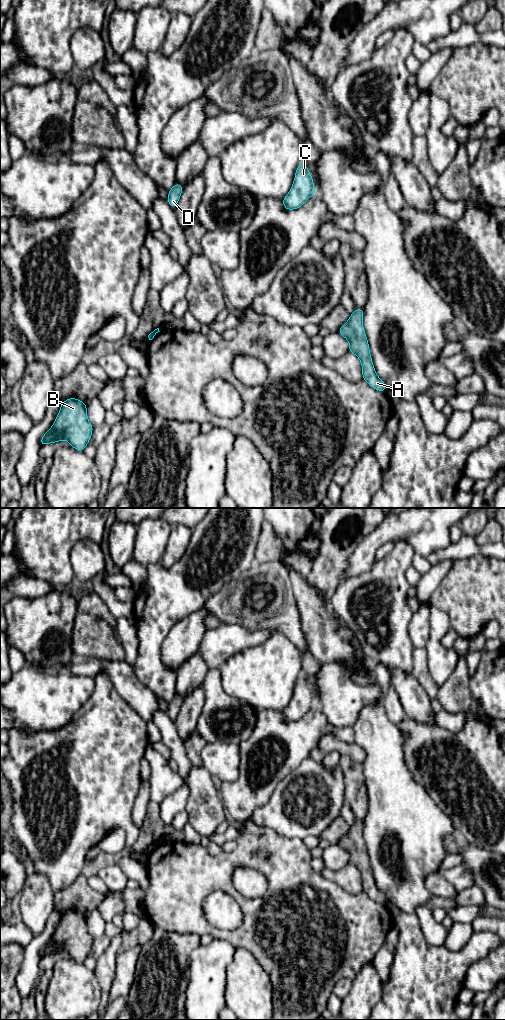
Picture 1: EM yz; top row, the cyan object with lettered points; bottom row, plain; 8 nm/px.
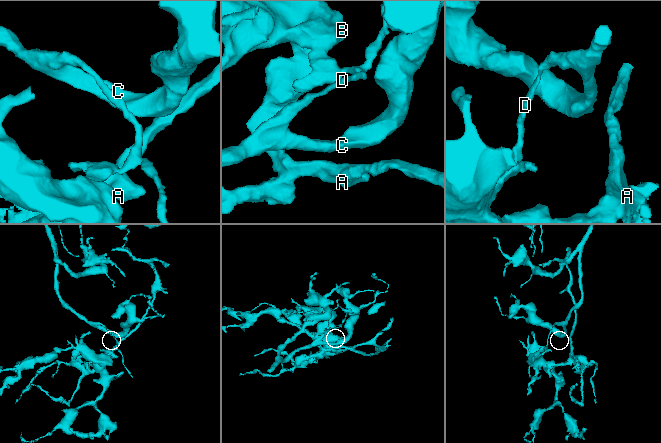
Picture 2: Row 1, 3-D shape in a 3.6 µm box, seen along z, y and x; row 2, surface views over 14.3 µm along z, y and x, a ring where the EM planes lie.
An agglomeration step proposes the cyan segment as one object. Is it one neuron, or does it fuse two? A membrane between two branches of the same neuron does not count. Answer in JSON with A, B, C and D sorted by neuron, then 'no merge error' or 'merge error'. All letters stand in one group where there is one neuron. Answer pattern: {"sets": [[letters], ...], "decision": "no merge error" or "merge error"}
{"sets": [["A", "B"], ["C", "D"]], "decision": "merge error"}

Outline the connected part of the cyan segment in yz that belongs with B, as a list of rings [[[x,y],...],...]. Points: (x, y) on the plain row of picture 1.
[[[68,910],[61,916],[52,939],[43,947],[40,957],[67,952],[71,959],[83,963],[89,956],[93,940],[87,929],[87,917],[77,910]]]

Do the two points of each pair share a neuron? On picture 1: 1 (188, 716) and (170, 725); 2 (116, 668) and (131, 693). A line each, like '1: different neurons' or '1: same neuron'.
1: different neurons
2: same neuron

